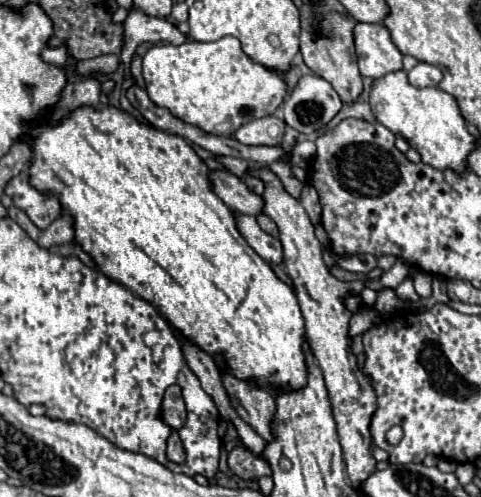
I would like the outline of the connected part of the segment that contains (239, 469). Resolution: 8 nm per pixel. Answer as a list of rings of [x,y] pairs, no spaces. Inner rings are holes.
[[[235,446],[229,452],[229,466],[237,476],[245,480],[257,480],[261,476],[271,476],[269,464],[261,456],[255,456],[253,452],[249,452],[245,446]]]

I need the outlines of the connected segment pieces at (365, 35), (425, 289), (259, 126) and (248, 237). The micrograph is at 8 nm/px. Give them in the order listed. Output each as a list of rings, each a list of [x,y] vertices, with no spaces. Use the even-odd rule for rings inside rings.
[[[357,22],[353,28],[353,36],[361,76],[379,78],[403,68],[403,54],[391,42],[389,30],[383,24]]]
[[[415,274],[415,276],[413,276],[415,290],[417,290],[417,294],[419,294],[421,298],[431,296],[431,280],[433,280],[431,274]]]
[[[265,116],[241,126],[233,136],[247,146],[279,146],[285,136],[285,122],[279,116]]]
[[[235,212],[235,222],[237,222],[237,230],[241,232],[241,236],[245,238],[245,242],[269,264],[281,264],[283,262],[283,246],[277,238],[273,238],[271,234],[263,232],[255,220],[255,216],[247,216],[247,214],[237,214]]]

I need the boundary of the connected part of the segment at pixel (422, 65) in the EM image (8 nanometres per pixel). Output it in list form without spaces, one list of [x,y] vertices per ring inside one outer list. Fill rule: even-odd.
[[[419,62],[411,72],[409,72],[409,82],[417,88],[425,88],[425,86],[437,86],[441,82],[443,74],[437,66],[427,64],[427,62]]]

